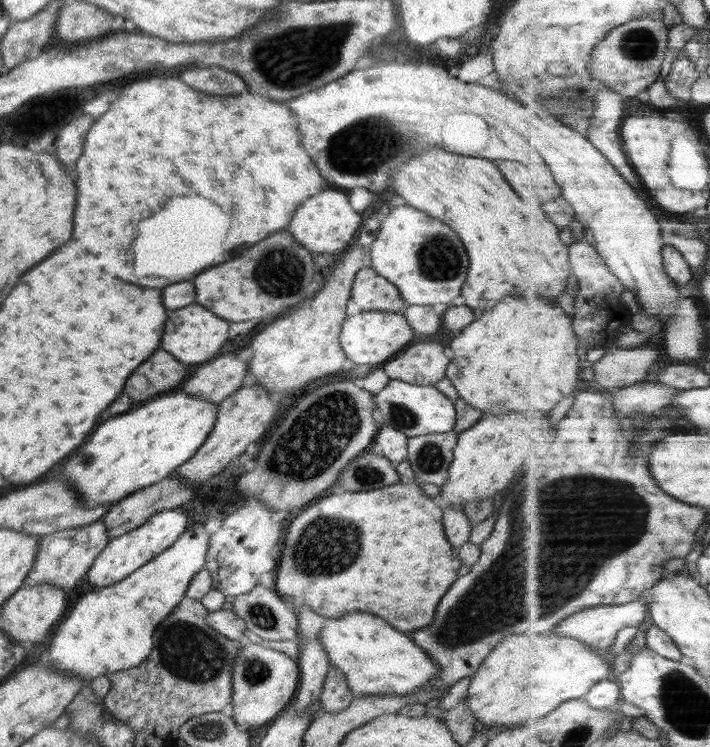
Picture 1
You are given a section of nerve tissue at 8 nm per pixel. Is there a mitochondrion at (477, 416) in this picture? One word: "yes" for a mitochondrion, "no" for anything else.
no

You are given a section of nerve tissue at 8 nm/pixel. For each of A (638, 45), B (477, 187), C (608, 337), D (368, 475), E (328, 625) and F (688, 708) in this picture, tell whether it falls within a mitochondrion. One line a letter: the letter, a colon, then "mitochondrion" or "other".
A: mitochondrion
B: other
C: other
D: mitochondrion
E: other
F: mitochondrion

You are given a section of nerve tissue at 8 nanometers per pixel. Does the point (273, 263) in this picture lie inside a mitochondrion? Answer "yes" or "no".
yes

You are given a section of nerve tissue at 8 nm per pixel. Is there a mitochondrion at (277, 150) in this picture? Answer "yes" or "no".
no

